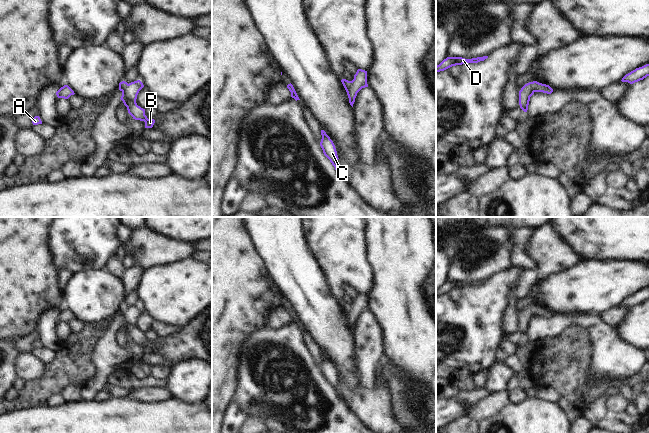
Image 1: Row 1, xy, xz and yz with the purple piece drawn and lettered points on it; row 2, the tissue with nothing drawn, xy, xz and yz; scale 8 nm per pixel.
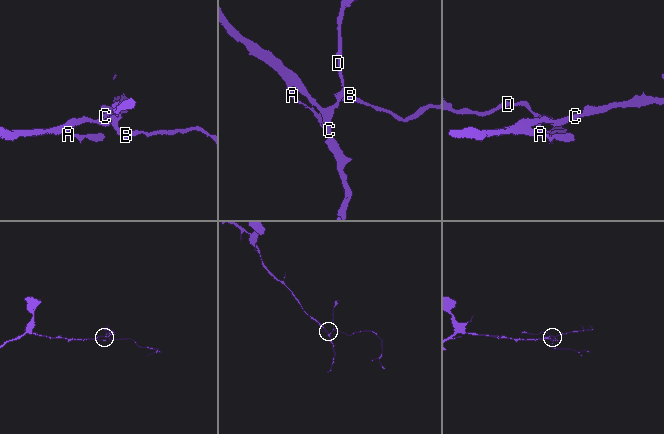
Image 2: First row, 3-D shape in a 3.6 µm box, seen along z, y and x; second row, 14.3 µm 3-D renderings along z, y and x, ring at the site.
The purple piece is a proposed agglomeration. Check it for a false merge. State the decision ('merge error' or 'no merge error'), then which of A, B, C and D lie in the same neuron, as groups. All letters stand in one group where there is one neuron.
no merge error; groups A B C D

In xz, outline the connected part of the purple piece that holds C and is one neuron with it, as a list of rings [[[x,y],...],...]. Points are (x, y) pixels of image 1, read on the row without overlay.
[[[321,354],[321,359],[322,359],[322,363],[320,366],[320,370],[323,374],[324,379],[330,384],[332,389],[335,391],[336,396],[342,402],[348,405],[346,399],[342,396],[341,392],[337,387],[339,382],[333,365],[330,363],[330,361],[326,358],[324,354]]]

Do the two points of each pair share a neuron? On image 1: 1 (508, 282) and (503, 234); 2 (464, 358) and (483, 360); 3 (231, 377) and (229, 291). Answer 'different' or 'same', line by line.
1: different
2: same
3: same

